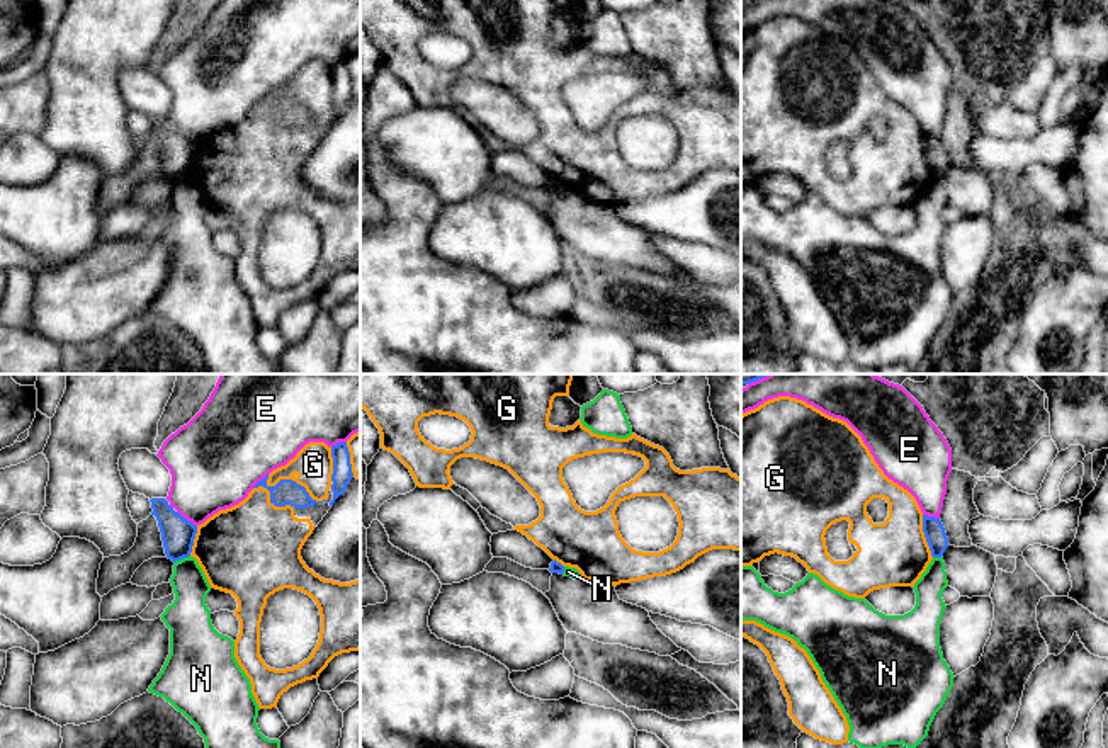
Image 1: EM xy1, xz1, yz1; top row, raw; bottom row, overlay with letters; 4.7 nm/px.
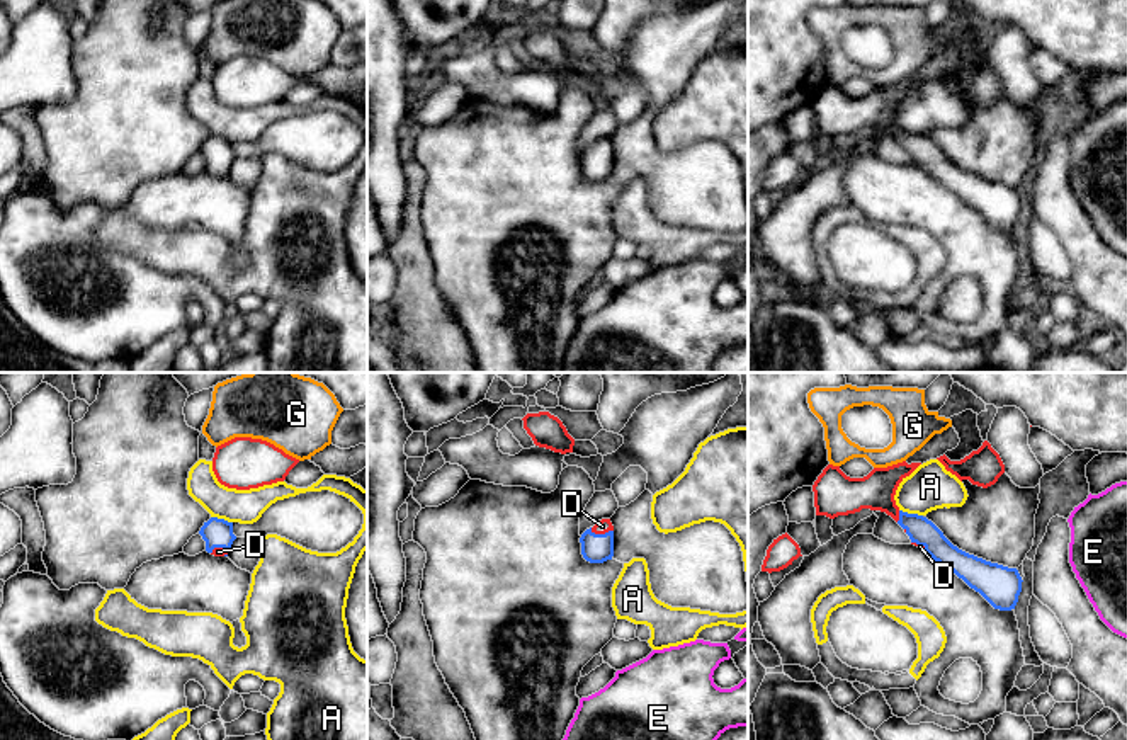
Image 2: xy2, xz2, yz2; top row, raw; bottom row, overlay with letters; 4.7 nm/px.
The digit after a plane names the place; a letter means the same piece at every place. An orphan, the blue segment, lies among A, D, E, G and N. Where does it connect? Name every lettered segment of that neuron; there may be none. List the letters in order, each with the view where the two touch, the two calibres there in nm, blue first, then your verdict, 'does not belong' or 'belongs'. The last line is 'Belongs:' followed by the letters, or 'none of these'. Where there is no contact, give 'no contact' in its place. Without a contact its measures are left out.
A: yz2 | 130/220 nm | does not belong
D: xz2 | 140/70 nm | belongs
E: xy1 | 160/360 nm | does not belong
G: xy1 | 120/190 nm | does not belong
N: xy1 | 160/170 nm | does not belong
Belongs: D

